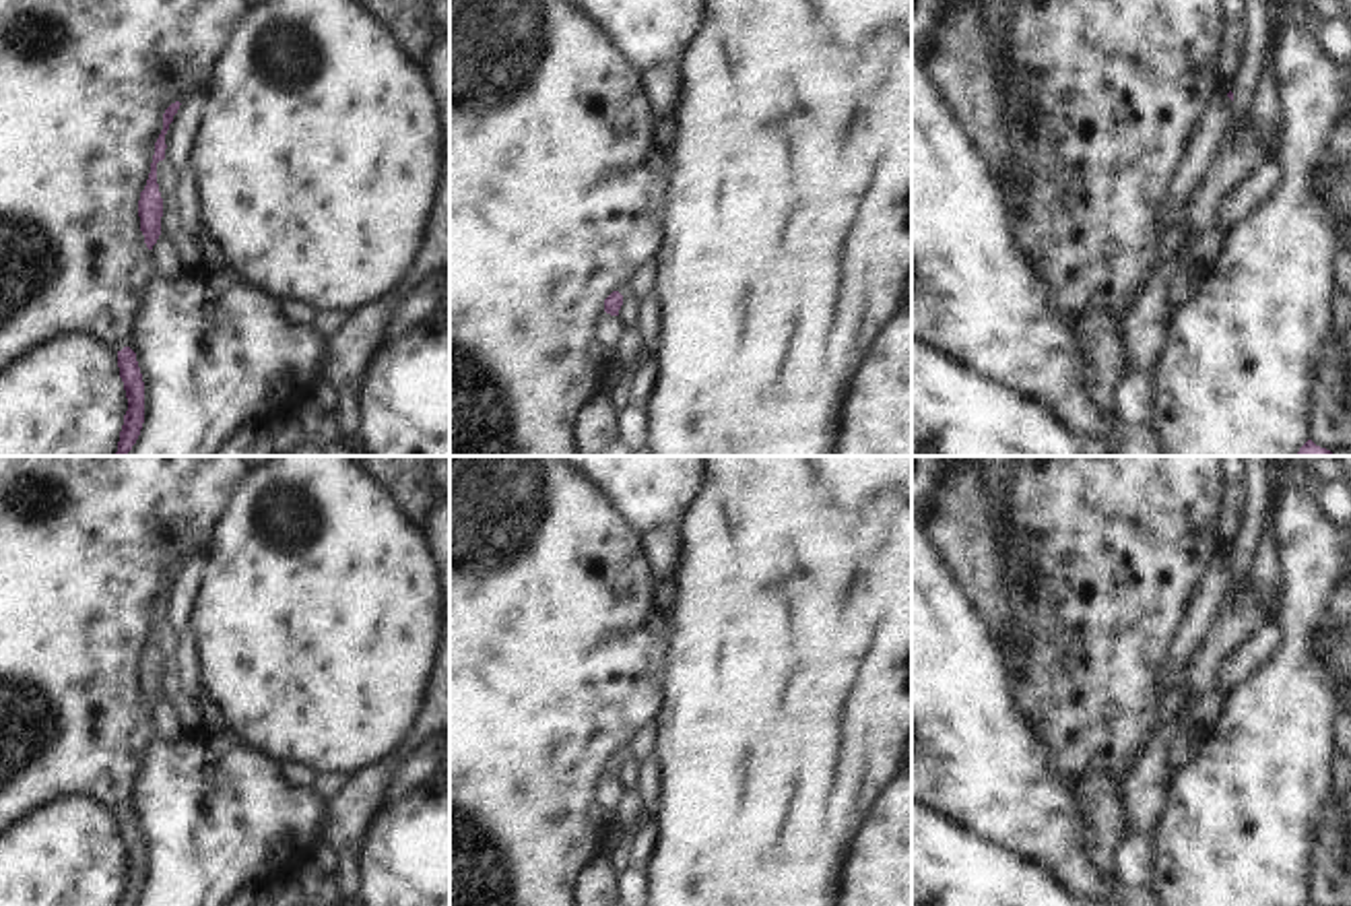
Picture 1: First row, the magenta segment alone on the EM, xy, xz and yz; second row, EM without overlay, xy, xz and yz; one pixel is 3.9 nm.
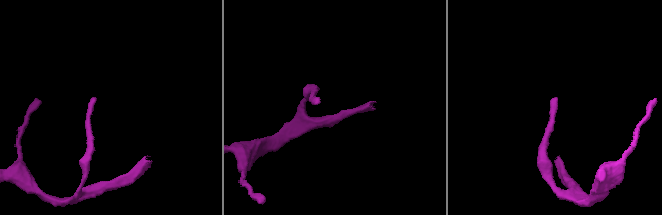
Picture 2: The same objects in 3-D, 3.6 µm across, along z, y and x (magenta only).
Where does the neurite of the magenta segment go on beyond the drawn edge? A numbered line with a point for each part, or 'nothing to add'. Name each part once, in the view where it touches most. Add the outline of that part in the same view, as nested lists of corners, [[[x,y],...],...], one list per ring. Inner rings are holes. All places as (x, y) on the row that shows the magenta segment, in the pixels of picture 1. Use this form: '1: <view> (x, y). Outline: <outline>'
nothing to add

